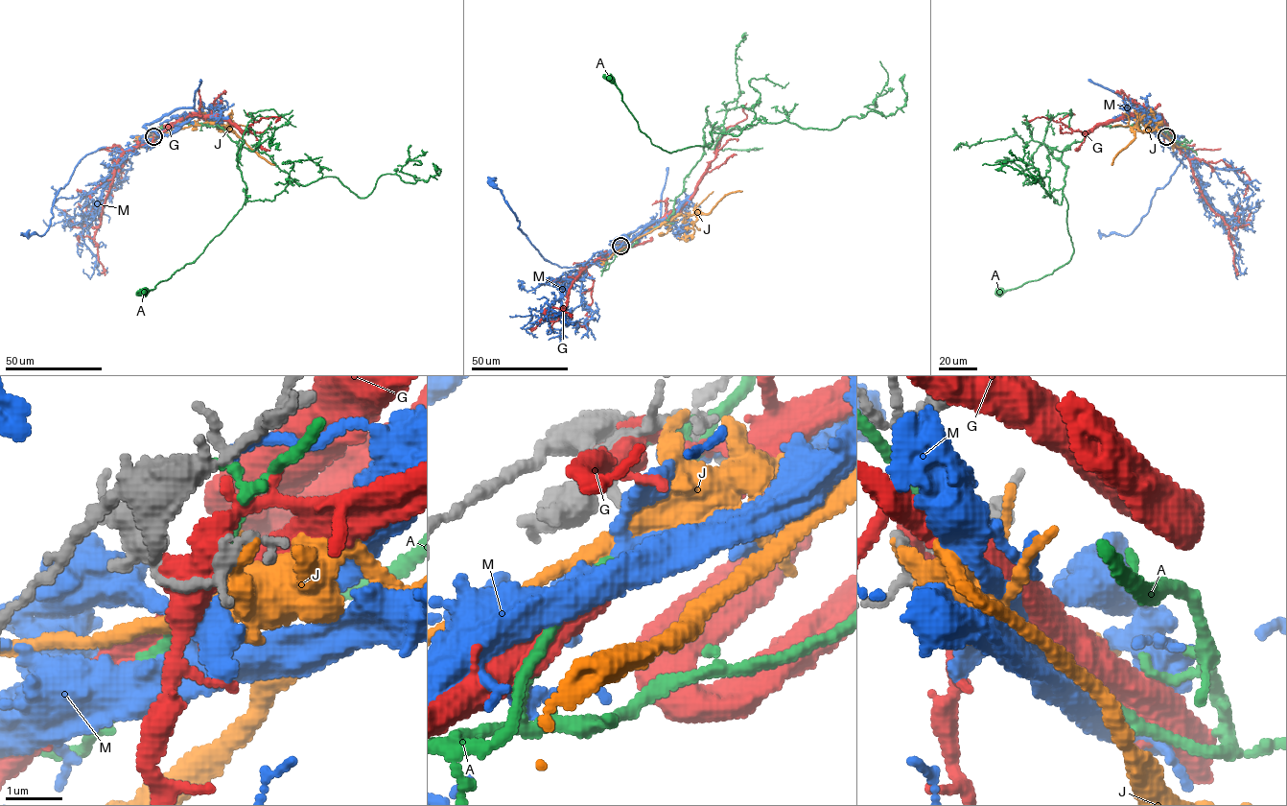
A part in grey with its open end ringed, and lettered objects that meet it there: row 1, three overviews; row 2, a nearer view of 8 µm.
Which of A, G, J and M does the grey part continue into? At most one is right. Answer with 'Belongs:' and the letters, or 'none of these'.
Belongs: M

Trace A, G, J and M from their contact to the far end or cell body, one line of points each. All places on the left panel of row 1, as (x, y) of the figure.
A: (153, 135), (149, 141), (179, 124), (218, 125), (237, 143), (245, 198), (193, 263), (143, 292)
G: (154, 136), (190, 115), (218, 115), (245, 132), (262, 118), (277, 116), (280, 117), (276, 121), (280, 120)
J: (153, 136), (221, 121), (260, 156), (275, 165)
M: (153, 136), (124, 150), (100, 148), (85, 155), (58, 190), (49, 229), (42, 235), (28, 235), (29, 229)

